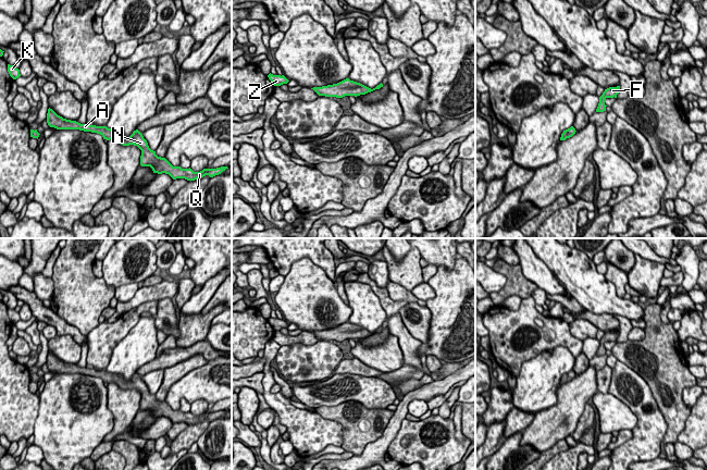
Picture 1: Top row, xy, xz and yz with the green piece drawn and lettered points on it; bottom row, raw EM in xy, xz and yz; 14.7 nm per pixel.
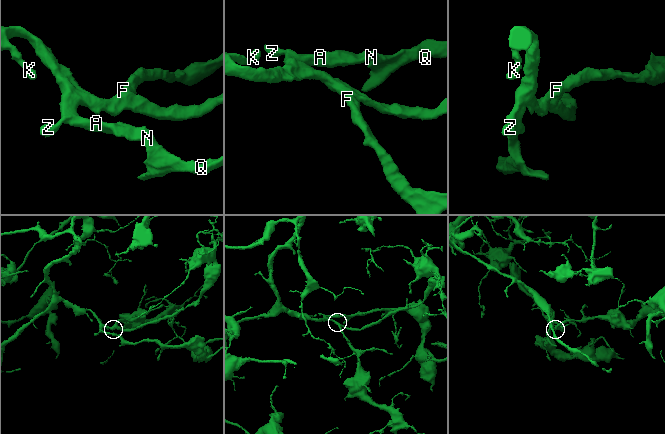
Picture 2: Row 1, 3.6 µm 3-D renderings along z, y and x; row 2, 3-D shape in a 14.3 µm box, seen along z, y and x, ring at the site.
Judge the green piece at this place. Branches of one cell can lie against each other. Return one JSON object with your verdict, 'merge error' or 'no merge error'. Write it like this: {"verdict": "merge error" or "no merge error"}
{"verdict": "no merge error"}

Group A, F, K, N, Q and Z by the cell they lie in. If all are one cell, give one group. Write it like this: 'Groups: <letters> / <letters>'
Groups: A F K N Q Z

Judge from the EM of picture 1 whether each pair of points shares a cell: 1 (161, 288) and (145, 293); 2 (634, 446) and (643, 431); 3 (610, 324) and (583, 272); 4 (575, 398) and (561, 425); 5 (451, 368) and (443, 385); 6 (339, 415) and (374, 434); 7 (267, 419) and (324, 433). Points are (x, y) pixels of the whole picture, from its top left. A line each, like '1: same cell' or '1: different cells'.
1: same cell
2: same cell
3: different cells
4: same cell
5: different cells
6: same cell
7: different cells

